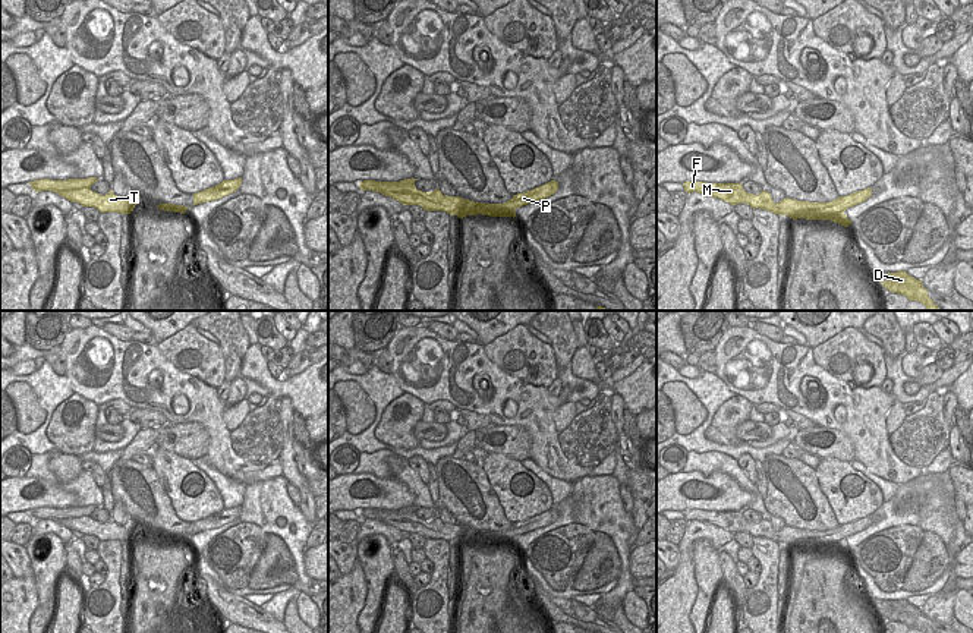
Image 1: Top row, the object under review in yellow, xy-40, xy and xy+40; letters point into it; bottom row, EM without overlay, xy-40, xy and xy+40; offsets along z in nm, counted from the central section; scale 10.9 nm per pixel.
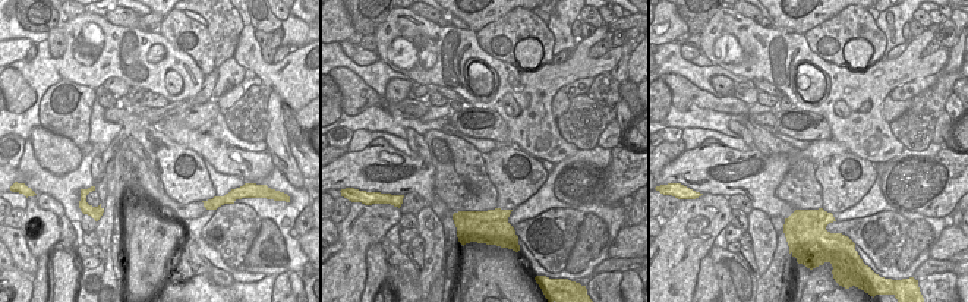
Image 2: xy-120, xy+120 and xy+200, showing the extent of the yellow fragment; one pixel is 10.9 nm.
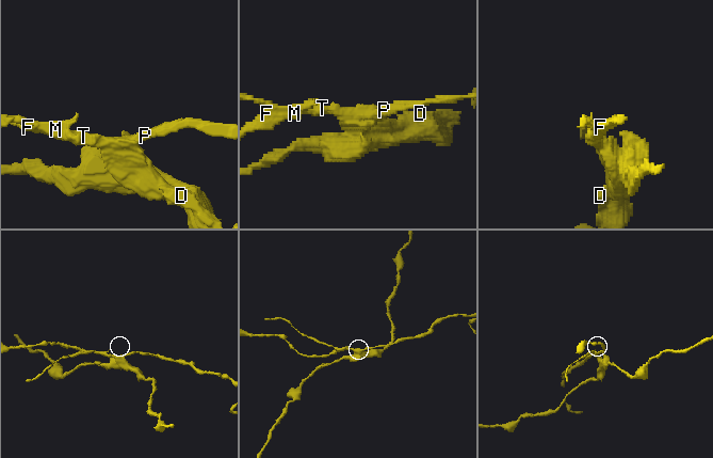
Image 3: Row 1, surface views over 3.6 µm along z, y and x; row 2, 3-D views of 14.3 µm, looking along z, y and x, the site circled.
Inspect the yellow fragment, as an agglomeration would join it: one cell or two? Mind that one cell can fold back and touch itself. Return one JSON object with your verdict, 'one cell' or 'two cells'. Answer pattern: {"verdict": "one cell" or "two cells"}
{"verdict": "two cells"}

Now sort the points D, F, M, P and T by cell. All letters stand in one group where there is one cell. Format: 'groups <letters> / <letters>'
groups D / F M P T

